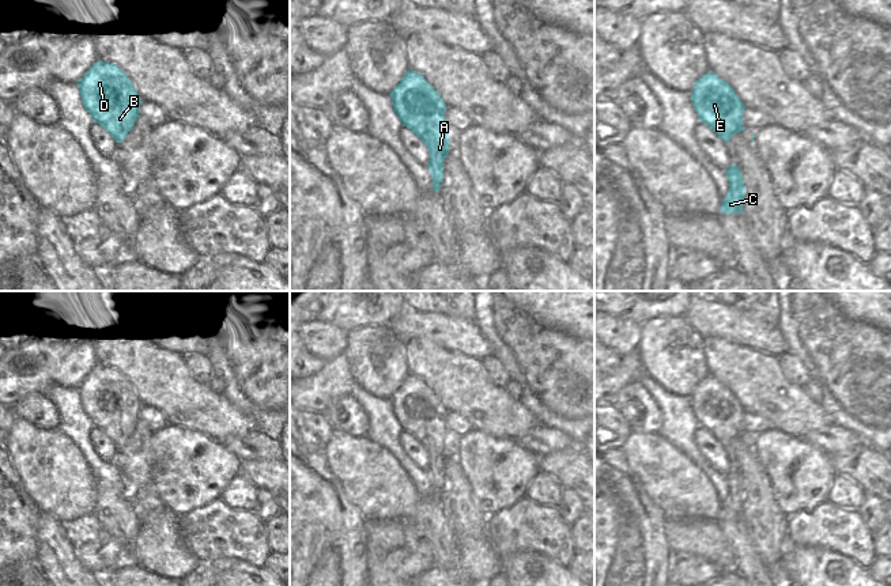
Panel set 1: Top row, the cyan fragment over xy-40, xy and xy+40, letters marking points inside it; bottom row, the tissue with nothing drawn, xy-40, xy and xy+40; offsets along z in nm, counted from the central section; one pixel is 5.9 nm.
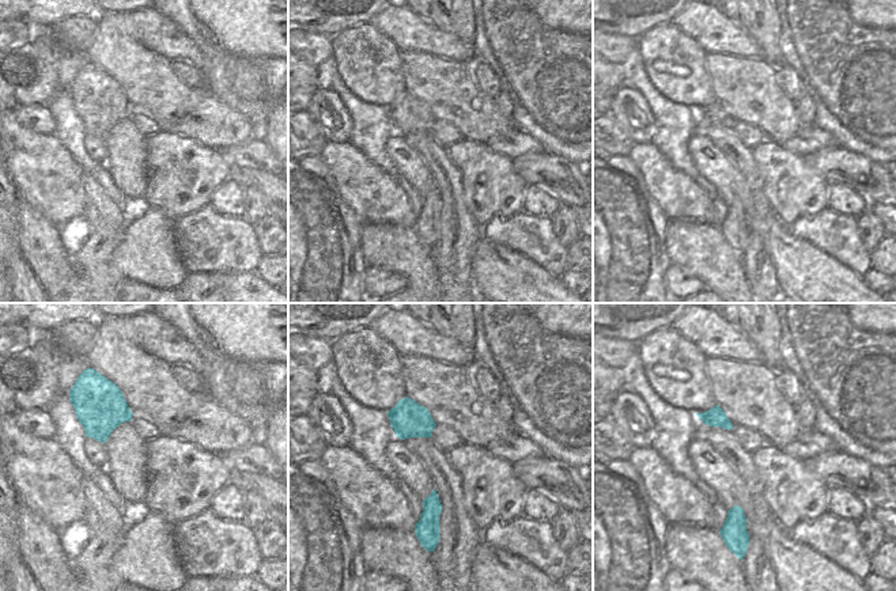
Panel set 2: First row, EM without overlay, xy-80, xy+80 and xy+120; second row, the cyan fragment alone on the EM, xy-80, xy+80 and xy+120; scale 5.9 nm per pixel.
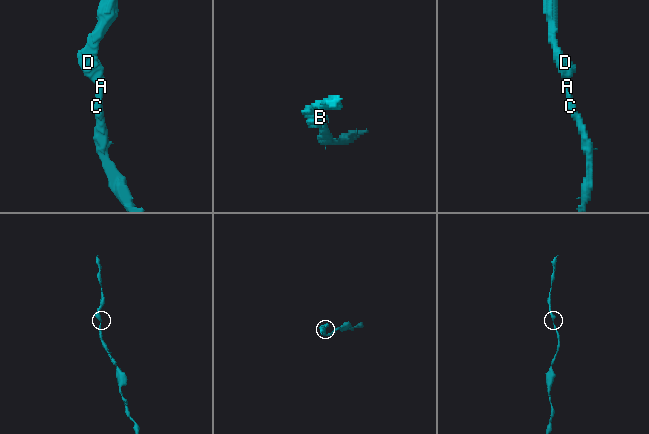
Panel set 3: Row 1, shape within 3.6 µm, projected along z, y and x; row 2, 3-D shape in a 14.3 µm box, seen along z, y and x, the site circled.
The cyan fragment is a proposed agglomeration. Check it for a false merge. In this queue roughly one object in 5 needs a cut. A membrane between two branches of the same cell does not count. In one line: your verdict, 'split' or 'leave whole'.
leave whole

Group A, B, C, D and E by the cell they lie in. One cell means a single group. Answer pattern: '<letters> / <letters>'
A B C D E

